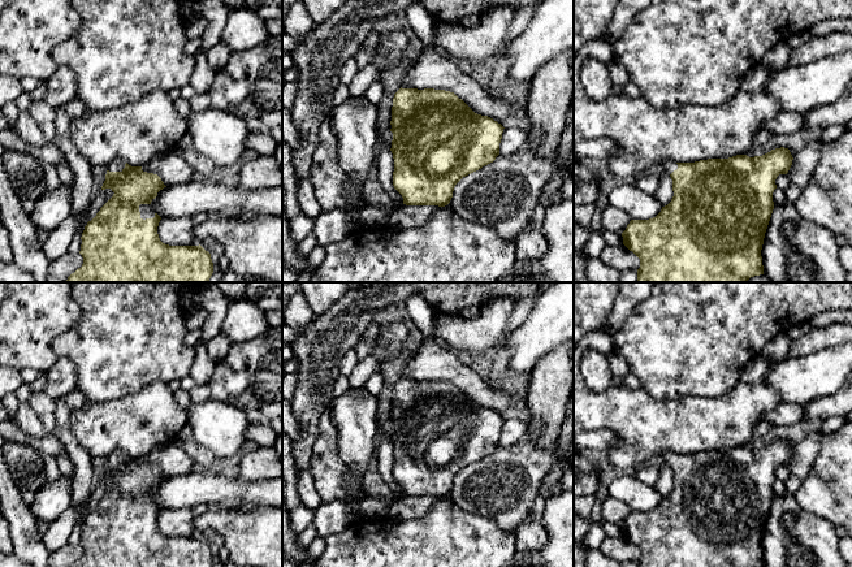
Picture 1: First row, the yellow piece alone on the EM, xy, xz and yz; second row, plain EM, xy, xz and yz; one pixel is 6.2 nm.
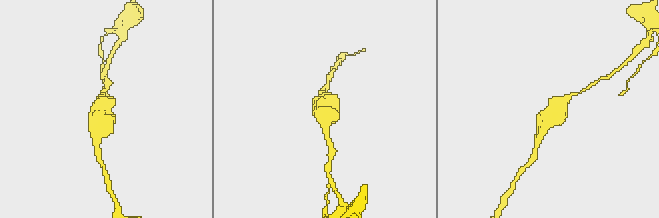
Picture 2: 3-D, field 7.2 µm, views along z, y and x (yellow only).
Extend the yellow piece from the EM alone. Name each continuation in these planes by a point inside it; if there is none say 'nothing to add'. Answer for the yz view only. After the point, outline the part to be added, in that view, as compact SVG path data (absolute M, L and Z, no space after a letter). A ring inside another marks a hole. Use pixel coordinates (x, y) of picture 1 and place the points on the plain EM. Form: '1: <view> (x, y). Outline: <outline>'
1: yz (670, 457). Outline: M665 451L661 454L661 456L666 460L669 466L678 460L678 455L672 451Z

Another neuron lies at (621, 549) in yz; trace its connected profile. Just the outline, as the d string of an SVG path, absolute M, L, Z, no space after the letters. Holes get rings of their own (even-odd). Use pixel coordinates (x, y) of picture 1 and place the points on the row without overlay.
M624 536L618 538L605 537L600 550L619 563L637 562L640 559L640 550Z

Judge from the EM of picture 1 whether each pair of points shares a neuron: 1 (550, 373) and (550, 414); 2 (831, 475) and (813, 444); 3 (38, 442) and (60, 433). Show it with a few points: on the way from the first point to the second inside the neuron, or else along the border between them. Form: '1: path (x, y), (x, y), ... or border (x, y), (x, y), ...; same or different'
1: path (550, 384), (550, 403); same
2: border (822, 433), (820, 451), (804, 479); different
3: border (53, 435), (66, 451); different

